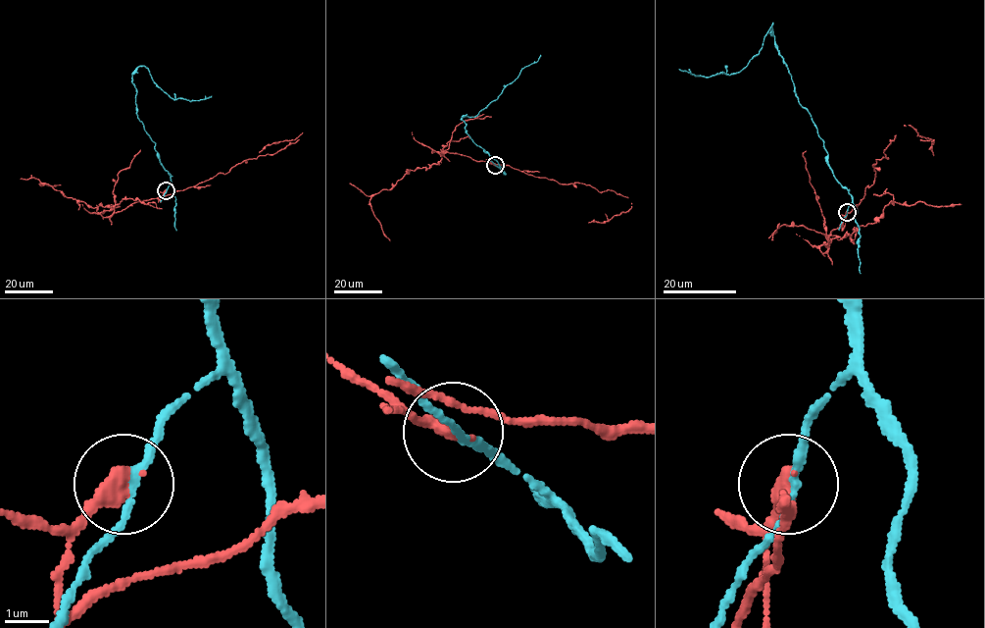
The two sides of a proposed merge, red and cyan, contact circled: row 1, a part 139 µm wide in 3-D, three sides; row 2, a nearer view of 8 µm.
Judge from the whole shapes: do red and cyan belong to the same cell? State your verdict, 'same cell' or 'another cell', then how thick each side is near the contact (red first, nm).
another cell; 400 nm thick on the red side, 170 nm on the other

